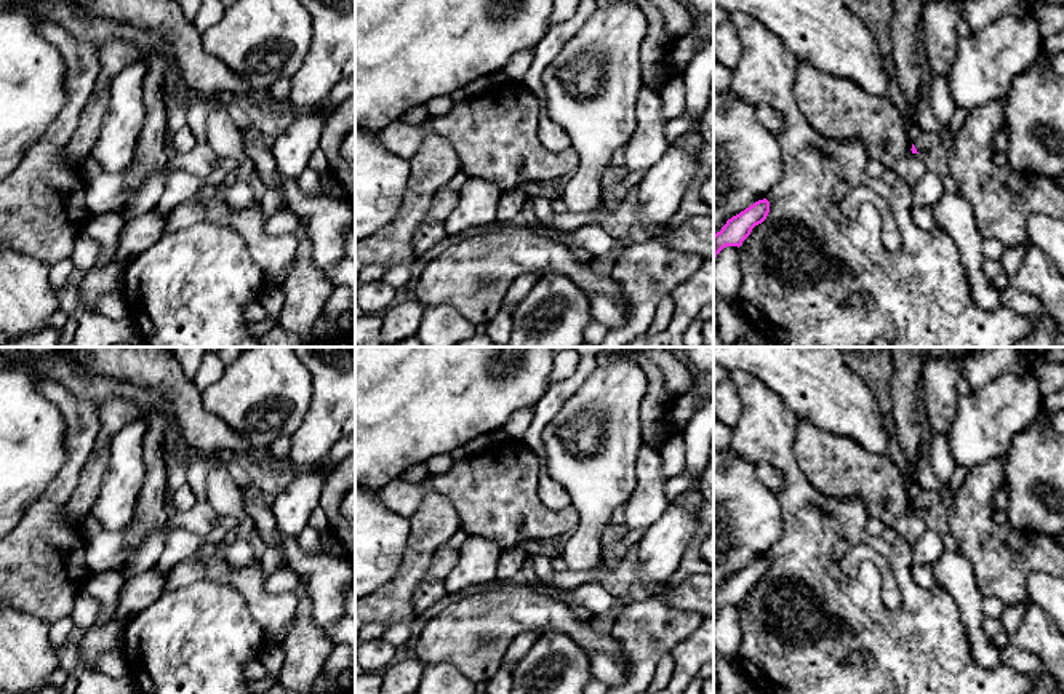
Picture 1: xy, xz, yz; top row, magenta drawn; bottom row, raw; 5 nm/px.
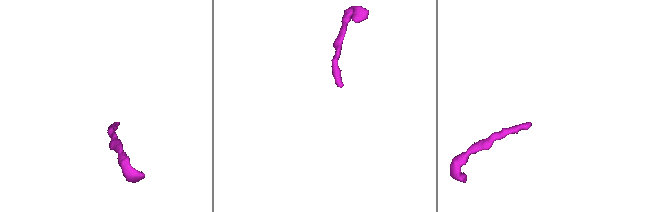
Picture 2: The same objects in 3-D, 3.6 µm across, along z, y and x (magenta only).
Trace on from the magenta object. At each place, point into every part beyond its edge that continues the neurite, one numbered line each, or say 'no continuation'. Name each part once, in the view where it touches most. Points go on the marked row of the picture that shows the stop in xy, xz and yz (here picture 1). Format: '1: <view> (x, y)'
1: yz (927, 141)

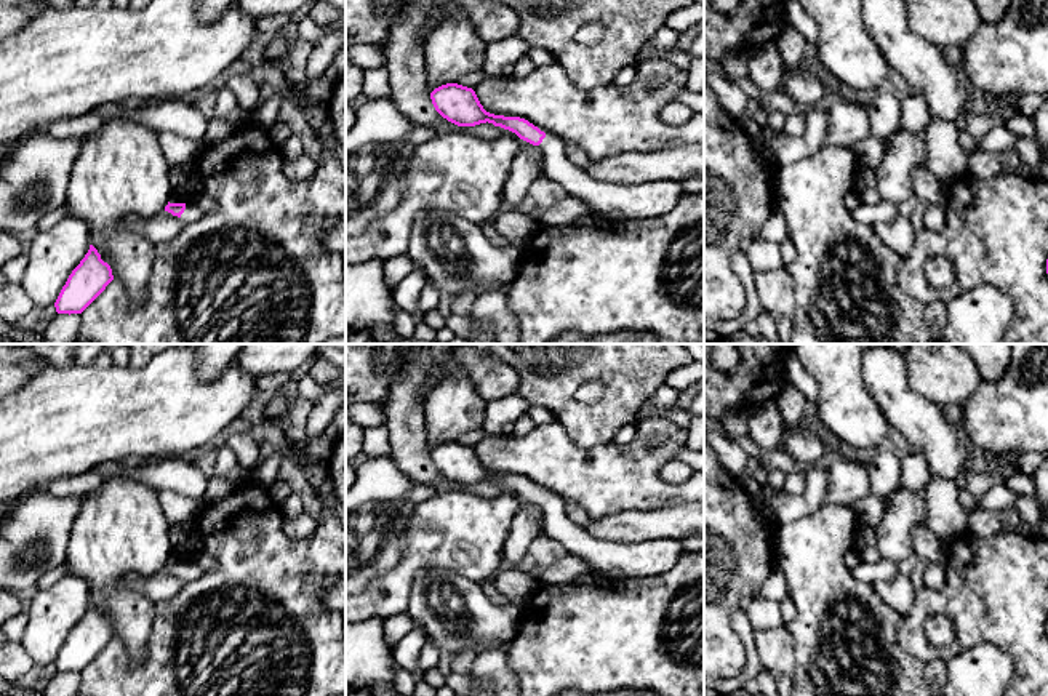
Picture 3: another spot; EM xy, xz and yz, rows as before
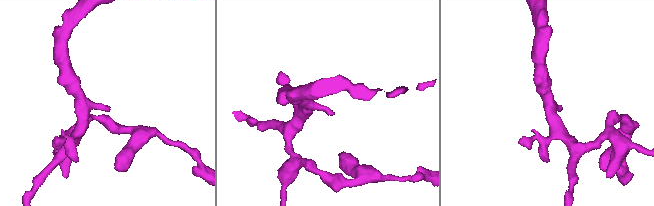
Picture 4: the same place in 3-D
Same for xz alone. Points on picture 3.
1: xz (607, 200)

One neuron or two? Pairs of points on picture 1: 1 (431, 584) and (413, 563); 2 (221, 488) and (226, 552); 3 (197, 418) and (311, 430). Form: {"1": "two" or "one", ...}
{"1": "two", "2": "one", "3": "two"}

